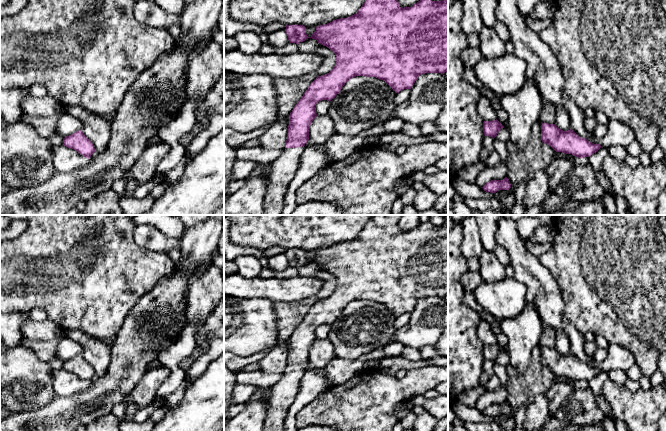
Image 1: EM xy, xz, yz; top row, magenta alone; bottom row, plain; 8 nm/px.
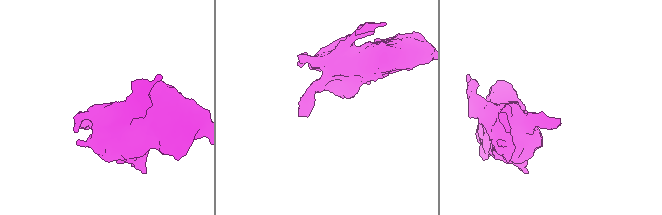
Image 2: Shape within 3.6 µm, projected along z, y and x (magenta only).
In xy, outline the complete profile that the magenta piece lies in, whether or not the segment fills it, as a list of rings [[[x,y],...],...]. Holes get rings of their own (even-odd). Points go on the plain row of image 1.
[[[81,354],[63,362],[63,369],[74,373],[87,383],[89,383],[95,376],[92,366],[84,359]]]

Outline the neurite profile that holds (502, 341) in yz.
[[[501,332],[500,334],[497,335],[497,344],[504,350],[507,351],[508,347],[508,339],[506,335]]]

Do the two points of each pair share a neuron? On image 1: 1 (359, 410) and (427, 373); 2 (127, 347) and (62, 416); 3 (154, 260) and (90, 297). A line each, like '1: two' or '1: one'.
1: one
2: one
3: one

